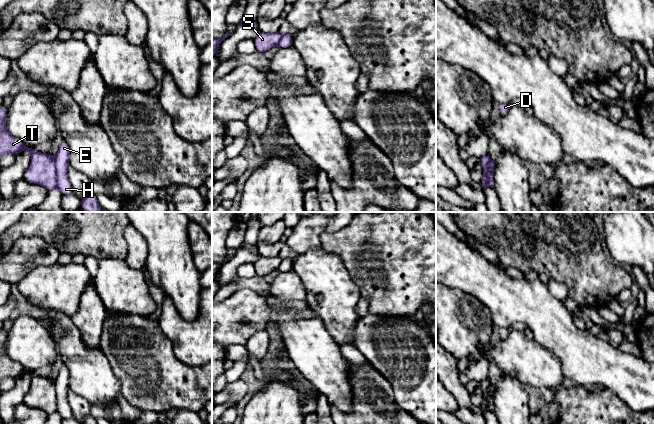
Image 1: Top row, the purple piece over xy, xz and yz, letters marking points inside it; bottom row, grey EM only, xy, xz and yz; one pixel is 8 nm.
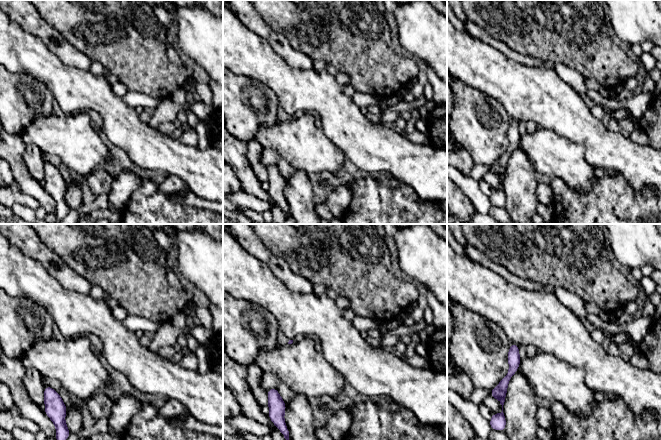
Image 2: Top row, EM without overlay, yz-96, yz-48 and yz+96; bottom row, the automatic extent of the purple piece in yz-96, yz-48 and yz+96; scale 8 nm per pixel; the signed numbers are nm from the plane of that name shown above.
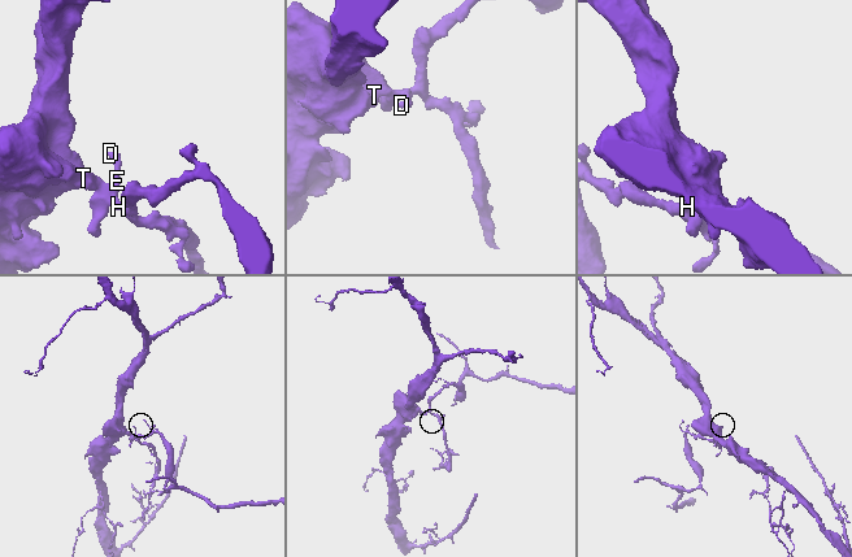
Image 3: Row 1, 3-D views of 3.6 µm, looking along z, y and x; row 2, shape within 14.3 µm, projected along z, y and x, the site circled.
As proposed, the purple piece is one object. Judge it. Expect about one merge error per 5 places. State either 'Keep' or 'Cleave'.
Cleave

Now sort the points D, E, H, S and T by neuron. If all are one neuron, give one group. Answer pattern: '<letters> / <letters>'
D E H / S T

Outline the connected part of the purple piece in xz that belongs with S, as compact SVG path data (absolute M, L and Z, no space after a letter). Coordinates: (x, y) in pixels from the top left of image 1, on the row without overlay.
M260 256L254 263L256 274L265 277L269 273L277 270L282 259L280 257L263 257Z

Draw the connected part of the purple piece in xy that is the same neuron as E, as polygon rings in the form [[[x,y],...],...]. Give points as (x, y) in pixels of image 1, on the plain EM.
[[[63,365],[59,371],[59,374],[55,382],[57,402],[56,412],[61,416],[62,419],[73,418],[73,412],[67,400],[67,393],[70,390],[69,381],[70,381],[69,369],[65,365]]]

